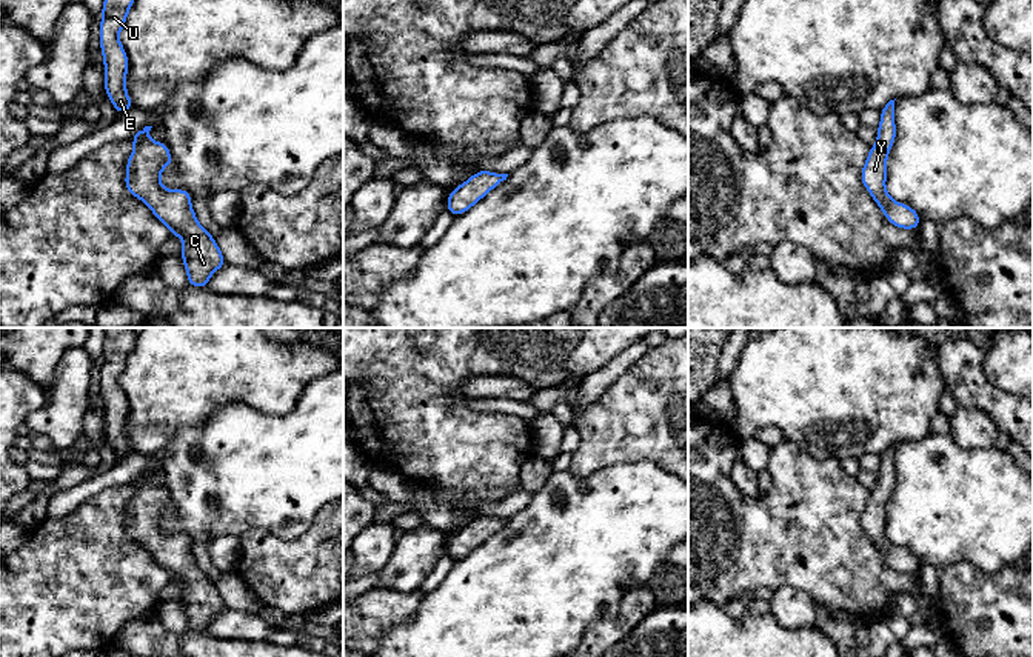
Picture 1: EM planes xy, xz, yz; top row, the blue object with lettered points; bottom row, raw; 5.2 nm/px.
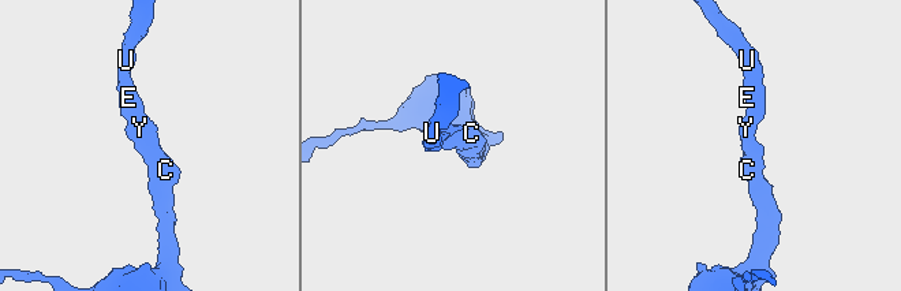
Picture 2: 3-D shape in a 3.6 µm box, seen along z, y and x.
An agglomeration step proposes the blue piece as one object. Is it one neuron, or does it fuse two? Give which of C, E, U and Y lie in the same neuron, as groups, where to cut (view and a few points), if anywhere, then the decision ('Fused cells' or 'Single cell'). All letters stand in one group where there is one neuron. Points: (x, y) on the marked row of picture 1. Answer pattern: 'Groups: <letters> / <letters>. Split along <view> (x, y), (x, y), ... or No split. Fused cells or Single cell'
Groups: C E U Y. No split. Single cell

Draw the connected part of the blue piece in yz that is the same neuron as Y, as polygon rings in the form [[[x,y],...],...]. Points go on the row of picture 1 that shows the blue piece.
[[[890,100],[881,109],[878,142],[870,148],[867,162],[861,171],[861,180],[891,225],[901,229],[918,229],[921,215],[908,205],[893,200],[885,189],[887,158],[894,138],[894,100]]]

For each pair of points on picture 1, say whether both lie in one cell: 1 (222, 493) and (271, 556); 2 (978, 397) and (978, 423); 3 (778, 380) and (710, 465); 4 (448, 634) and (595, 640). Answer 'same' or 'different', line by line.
1: different
2: different
3: different
4: different

